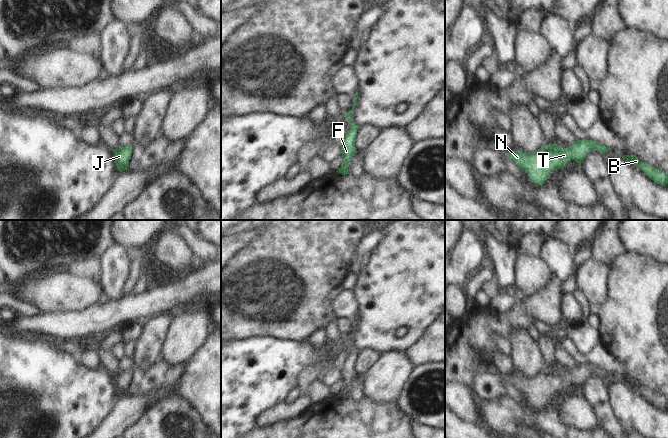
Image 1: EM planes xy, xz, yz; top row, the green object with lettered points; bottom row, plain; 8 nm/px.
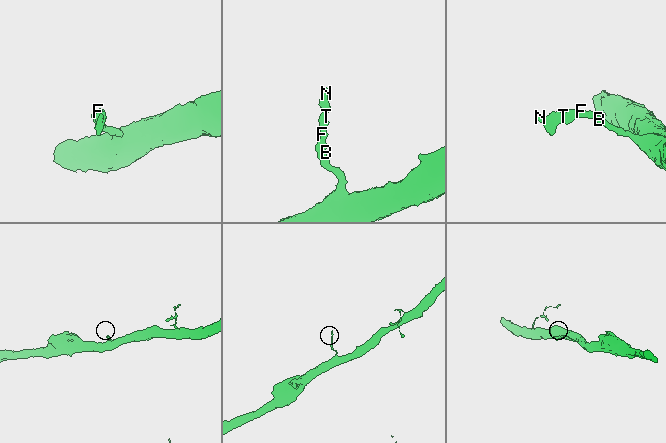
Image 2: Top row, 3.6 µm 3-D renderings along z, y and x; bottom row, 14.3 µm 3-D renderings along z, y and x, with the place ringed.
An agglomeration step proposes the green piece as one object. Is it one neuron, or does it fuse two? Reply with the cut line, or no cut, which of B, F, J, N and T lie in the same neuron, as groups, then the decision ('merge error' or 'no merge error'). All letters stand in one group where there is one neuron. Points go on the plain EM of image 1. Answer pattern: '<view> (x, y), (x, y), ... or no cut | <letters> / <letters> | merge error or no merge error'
no cut | B F J N T | no merge error

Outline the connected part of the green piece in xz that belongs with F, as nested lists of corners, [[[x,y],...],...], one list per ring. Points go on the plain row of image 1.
[[[356,316],[354,319],[354,325],[353,325],[353,329],[352,329],[352,333],[350,335],[348,335],[347,337],[345,337],[346,340],[346,345],[350,345],[351,347],[351,352],[350,354],[347,356],[344,364],[342,365],[342,367],[340,368],[340,373],[341,373],[341,377],[342,377],[342,382],[343,382],[343,386],[341,391],[336,395],[342,399],[347,399],[349,398],[348,396],[348,392],[349,392],[349,385],[352,382],[352,380],[354,378],[356,378],[358,375],[355,371],[355,362],[359,353],[359,350],[356,349],[354,347],[354,345],[352,344],[352,338],[353,338],[353,333],[356,331],[357,329],[357,321],[358,321],[358,316]]]

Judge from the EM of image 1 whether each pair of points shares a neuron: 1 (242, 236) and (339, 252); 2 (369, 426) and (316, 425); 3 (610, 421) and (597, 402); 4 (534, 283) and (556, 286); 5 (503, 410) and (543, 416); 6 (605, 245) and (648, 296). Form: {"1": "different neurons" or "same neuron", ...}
{"1": "different neurons", "2": "same neuron", "3": "same neuron", "4": "different neurons", "5": "same neuron", "6": "different neurons"}

